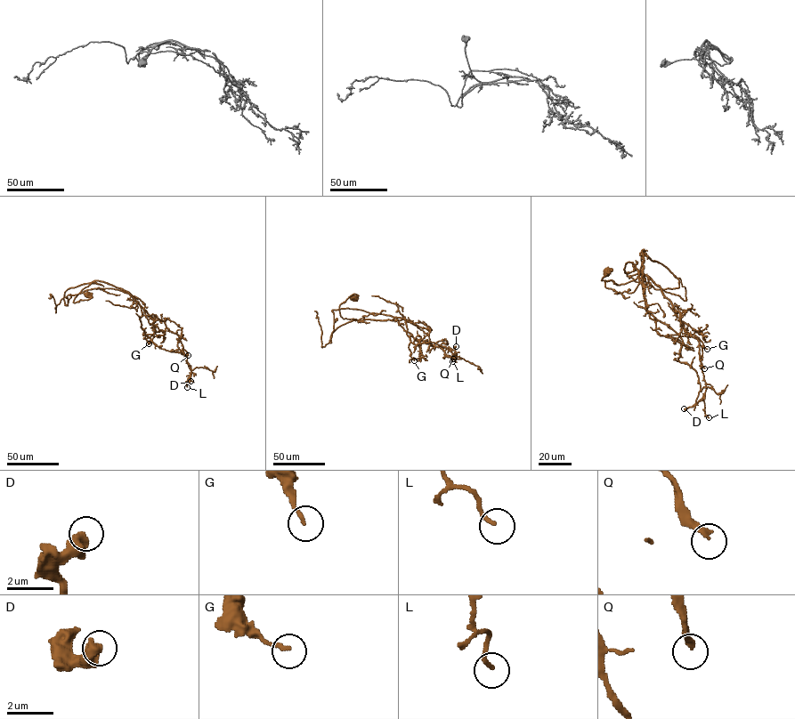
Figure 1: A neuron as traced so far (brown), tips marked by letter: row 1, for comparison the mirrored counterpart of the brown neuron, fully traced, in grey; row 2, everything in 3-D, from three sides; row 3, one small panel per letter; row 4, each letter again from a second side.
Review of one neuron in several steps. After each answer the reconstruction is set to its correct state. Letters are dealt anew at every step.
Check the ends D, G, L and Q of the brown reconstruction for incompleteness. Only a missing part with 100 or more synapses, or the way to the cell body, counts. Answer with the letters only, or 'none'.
Q

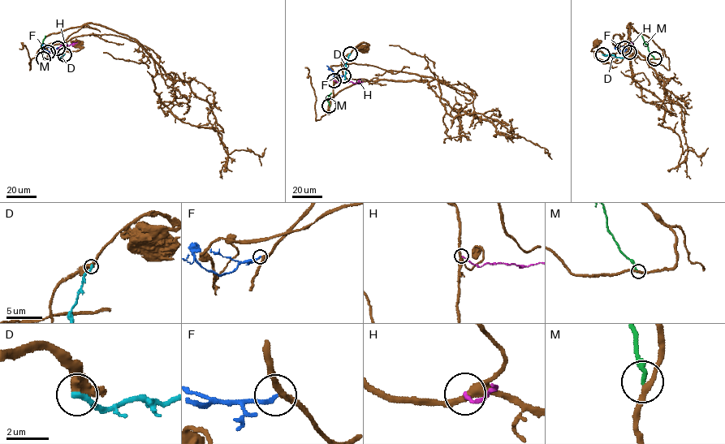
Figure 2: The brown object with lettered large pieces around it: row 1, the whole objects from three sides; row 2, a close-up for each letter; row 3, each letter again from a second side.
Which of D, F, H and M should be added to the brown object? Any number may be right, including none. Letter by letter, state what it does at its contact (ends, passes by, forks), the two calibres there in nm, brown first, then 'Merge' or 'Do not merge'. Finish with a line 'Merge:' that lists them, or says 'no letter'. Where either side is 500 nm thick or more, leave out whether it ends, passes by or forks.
D: It ends there. Thickness 400 nm (brown) against 280 nm. Do not merge
F: It ends there. Thickness 260 nm (brown) against 200 nm. Merge
H: It ends there. Thickness 320 nm (brown) against 150 nm. Do not merge
M: It ends there. Thickness 240 nm (brown) against 190 nm. Do not merge
Merge: F

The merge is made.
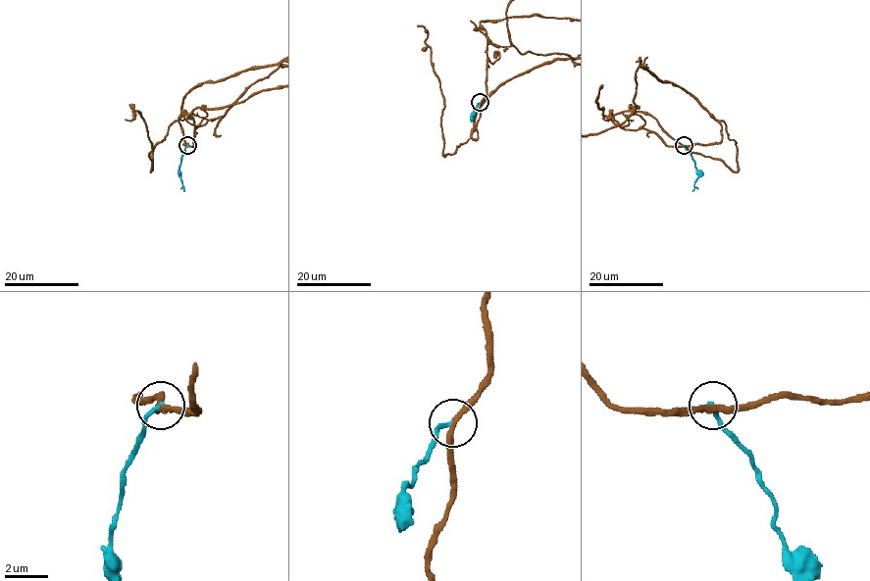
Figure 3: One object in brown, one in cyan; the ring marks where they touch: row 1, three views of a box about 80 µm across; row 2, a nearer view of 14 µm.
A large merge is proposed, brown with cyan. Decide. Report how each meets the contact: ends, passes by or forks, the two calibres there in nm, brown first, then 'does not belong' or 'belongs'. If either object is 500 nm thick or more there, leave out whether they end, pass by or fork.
brown passes by | cyan ends | 280/200 nm | does not belong

